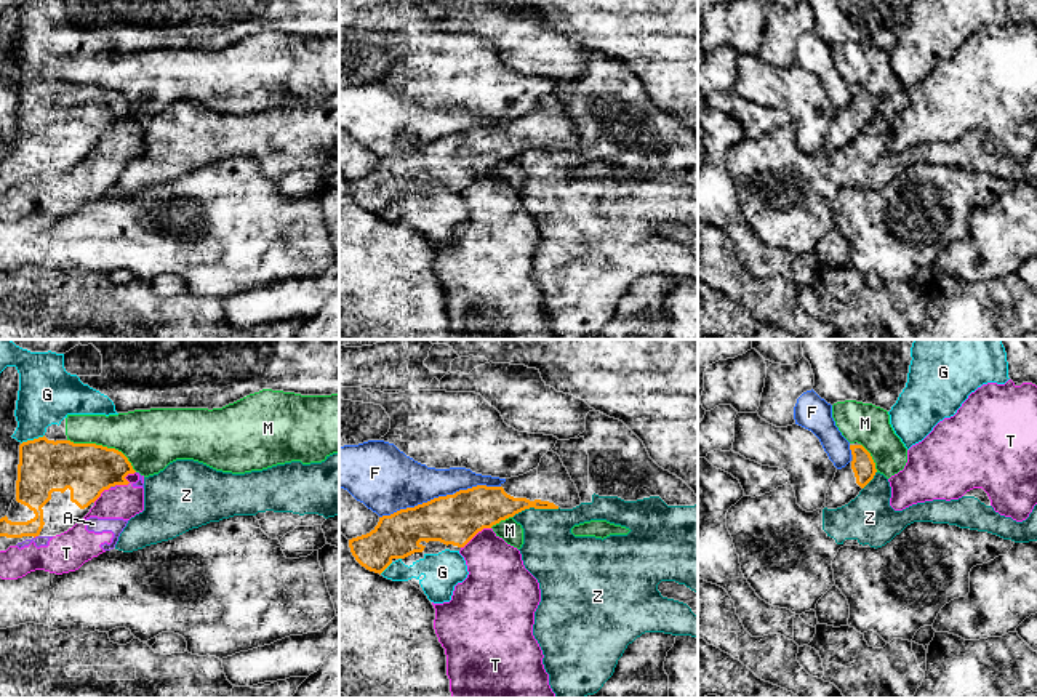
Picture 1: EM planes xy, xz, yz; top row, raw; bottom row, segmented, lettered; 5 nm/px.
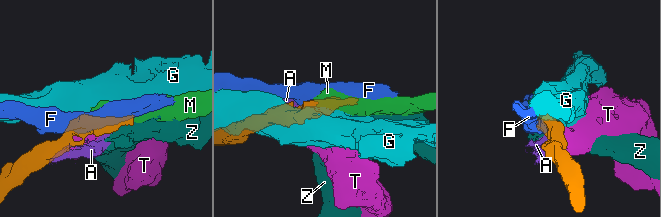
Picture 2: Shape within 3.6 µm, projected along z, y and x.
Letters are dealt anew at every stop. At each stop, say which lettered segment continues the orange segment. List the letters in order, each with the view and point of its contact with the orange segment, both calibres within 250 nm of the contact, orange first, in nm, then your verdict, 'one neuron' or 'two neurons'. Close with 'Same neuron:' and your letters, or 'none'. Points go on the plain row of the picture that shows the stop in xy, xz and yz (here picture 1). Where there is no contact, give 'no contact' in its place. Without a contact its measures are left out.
A: contact xy (112, 127); calibres 280 and 20 nm; two neurons
F: contact xz (415, 148); calibres 260 and 320 nm; two neurons
G: contact xy (34, 80); calibres 260 and 300 nm; two neurons
M: contact xy (104, 88); calibres 280 and 300 nm; two neurons
T: contact xz (476, 175); calibres 260 and 300 nm; two neurons
Z: contact xz (535, 149); calibres 200 and 300 nm; two neurons
Same neuron: none

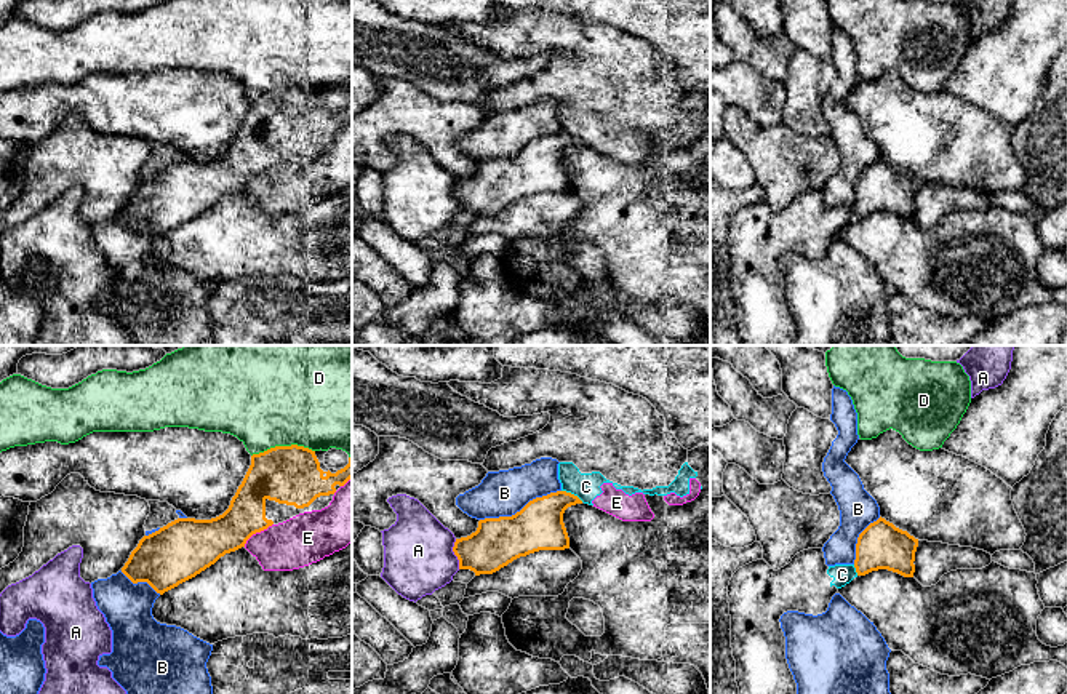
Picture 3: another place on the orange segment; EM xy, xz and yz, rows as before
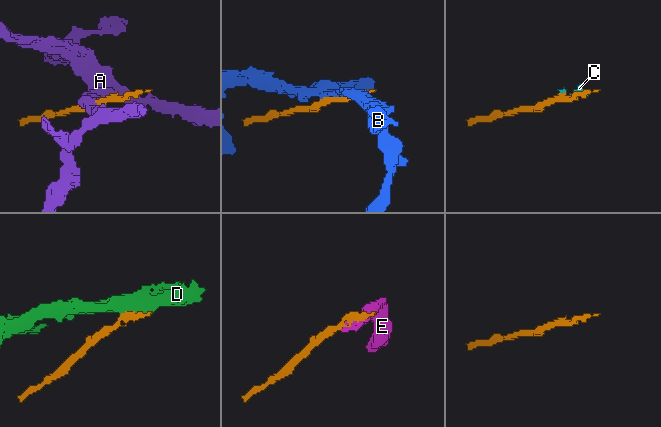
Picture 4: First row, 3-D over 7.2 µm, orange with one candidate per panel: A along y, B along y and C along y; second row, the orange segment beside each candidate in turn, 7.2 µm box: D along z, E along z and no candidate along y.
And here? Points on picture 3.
A: contact xz (455, 195); calibres 240 and 360 nm; two neurons
B: contact xz (522, 151); calibres 240 and 240 nm; two neurons
C: contact xz (573, 136); calibres 240 and 140 nm; two neurons
D: contact xy (282, 88); calibres 300 and 440 nm; two neurons
E: contact xy (256, 173); calibres 200 and 260 nm; two neurons
Same neuron: none

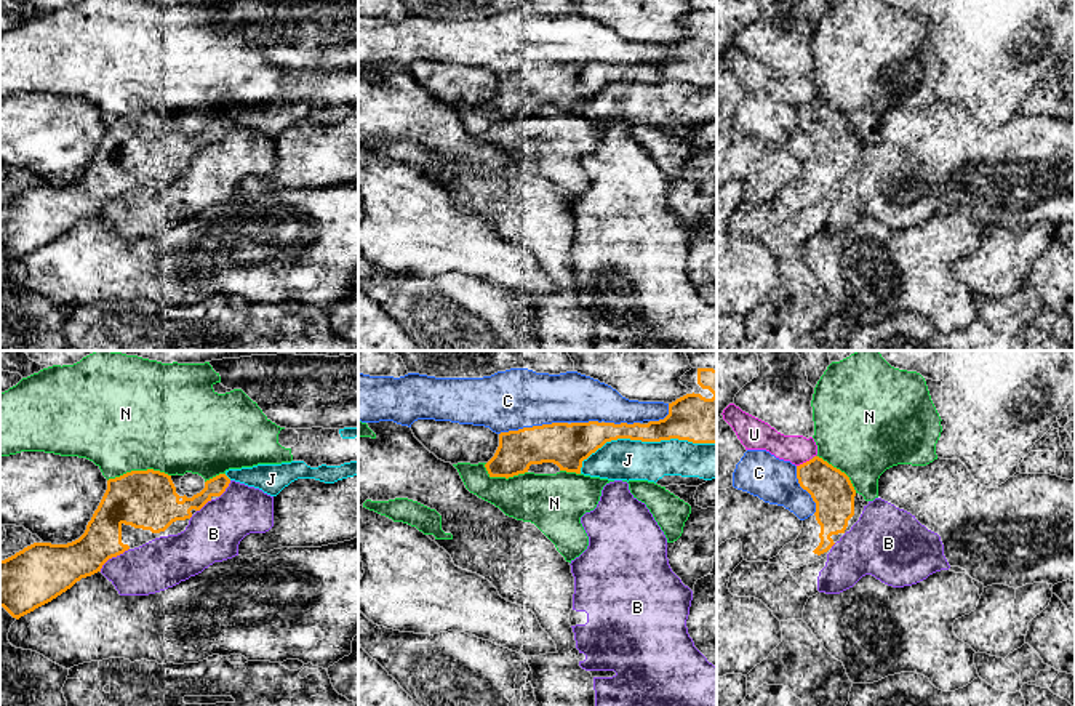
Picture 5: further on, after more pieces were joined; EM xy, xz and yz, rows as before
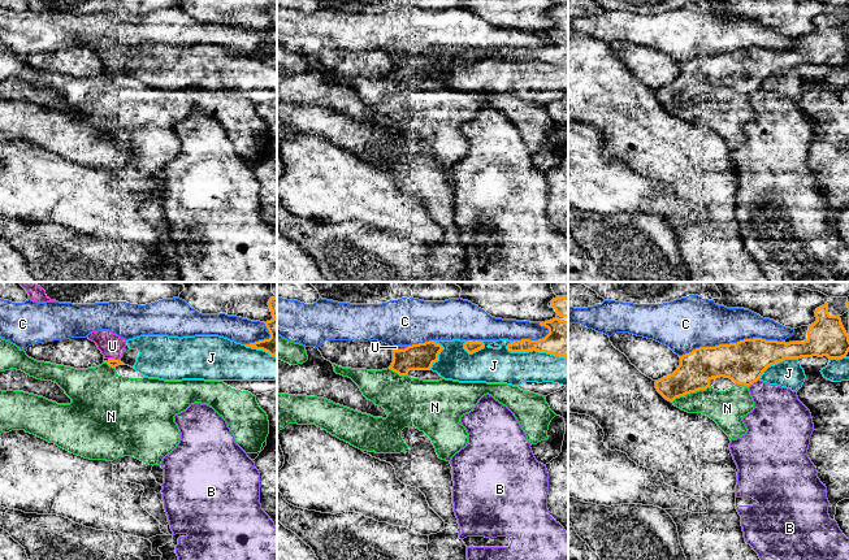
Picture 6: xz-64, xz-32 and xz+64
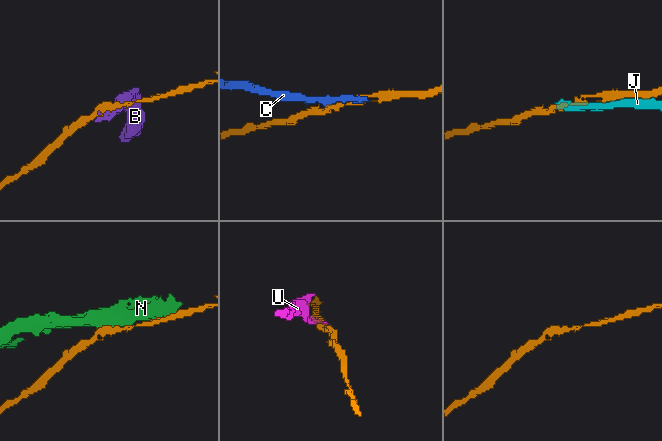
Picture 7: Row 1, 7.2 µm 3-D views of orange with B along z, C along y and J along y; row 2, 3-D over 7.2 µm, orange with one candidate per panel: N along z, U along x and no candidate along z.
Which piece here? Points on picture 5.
B: contact xy (112, 197); calibres 200 and 260 nm; two neurons
C: contact xz (533, 68); calibres 220 and 300 nm; two neurons
J: contact xz (643, 82); calibres 200 and 200 nm; two neurons
N: contact xy (138, 112); calibres 300 and 500 nm; two neurons
U: contact yz (803, 104); calibres 200 and 140 nm; two neurons
Same neuron: none

